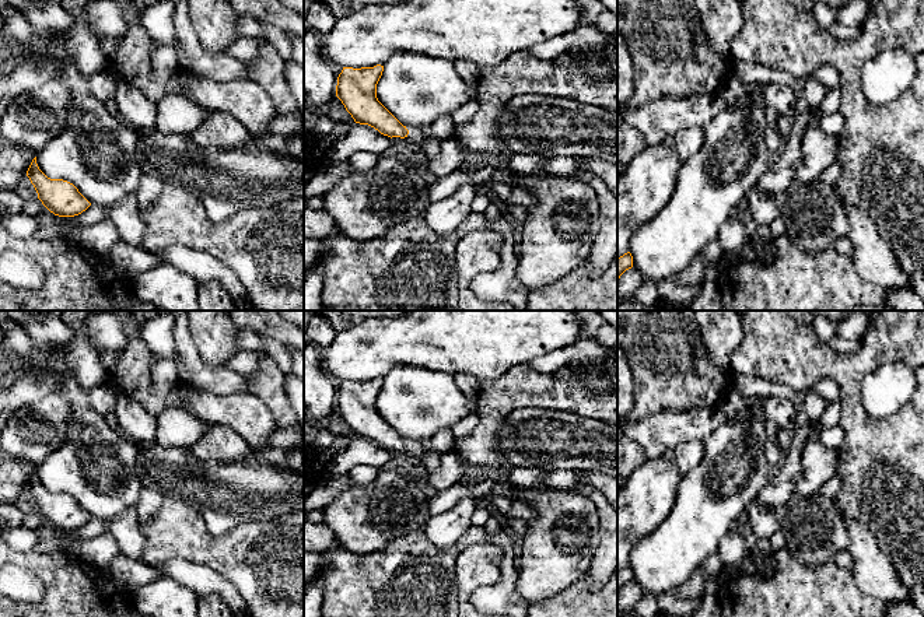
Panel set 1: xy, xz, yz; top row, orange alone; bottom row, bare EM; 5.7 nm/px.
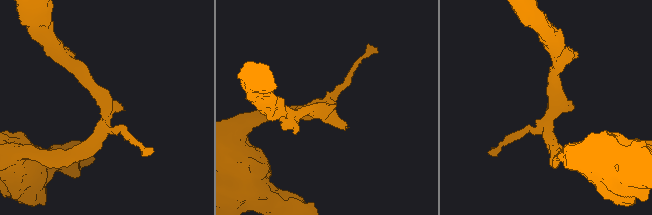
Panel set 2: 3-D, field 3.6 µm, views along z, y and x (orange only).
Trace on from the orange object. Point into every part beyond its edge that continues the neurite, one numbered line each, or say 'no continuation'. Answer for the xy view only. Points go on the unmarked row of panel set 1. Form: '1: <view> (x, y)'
no continuation

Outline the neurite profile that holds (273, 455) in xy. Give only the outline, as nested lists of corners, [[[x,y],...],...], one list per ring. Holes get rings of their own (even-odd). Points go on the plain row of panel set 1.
[[[272,446],[267,448],[267,449],[253,448],[253,451],[249,453],[248,459],[265,460],[265,462],[269,462],[269,463],[280,464],[280,463],[286,462],[286,453],[281,449],[272,448]]]

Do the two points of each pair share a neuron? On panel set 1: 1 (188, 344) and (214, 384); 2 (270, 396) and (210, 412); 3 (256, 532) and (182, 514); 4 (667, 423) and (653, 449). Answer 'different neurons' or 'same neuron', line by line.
1: same neuron
2: different neurons
3: same neuron
4: same neuron

